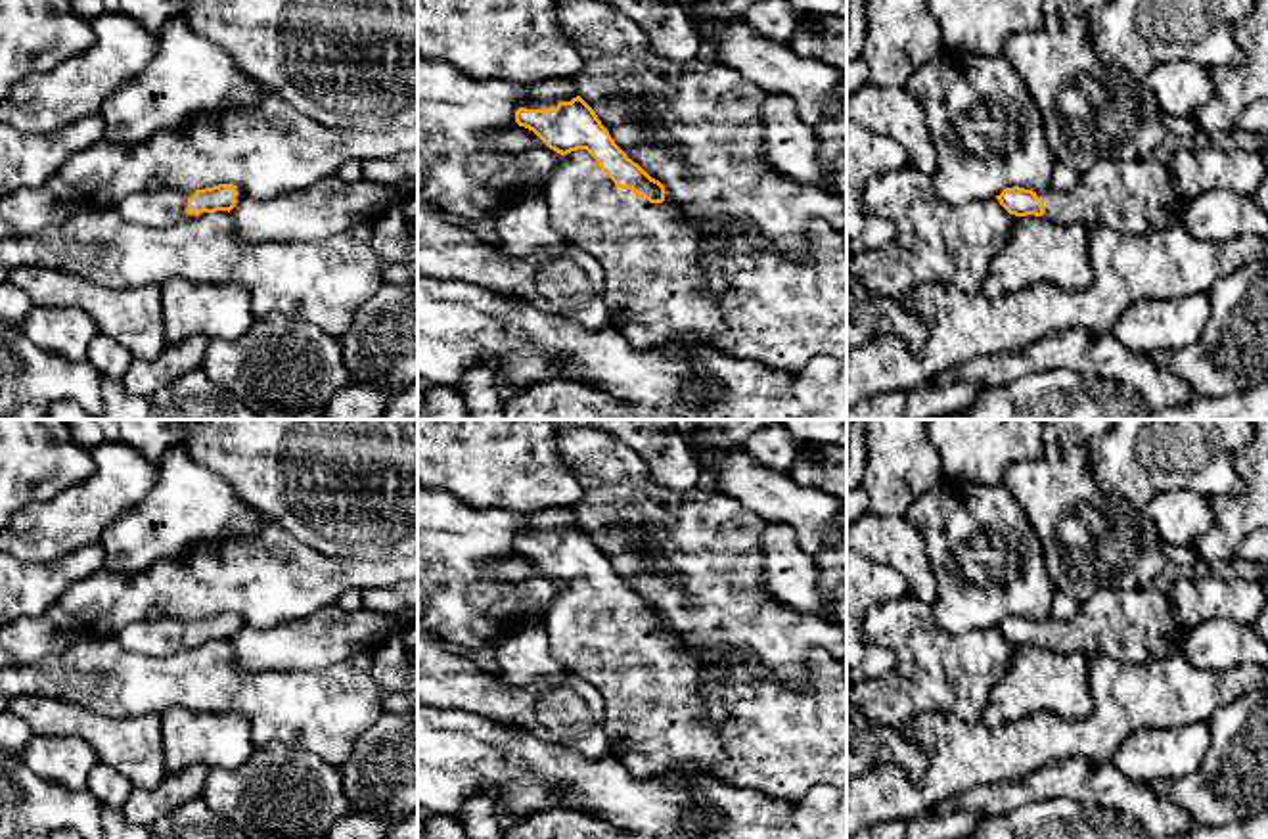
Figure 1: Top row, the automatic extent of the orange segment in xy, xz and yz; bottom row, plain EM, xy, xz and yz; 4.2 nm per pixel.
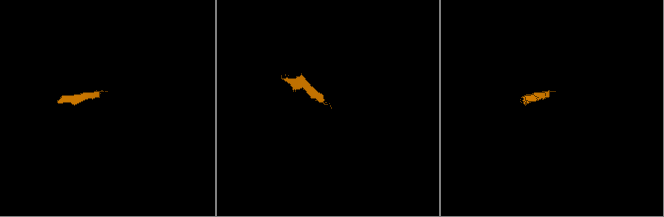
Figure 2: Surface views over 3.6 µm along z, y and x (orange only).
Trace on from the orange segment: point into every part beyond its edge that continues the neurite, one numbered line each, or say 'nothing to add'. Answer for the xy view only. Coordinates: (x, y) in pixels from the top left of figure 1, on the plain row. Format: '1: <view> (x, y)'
1: xy (156, 638)

